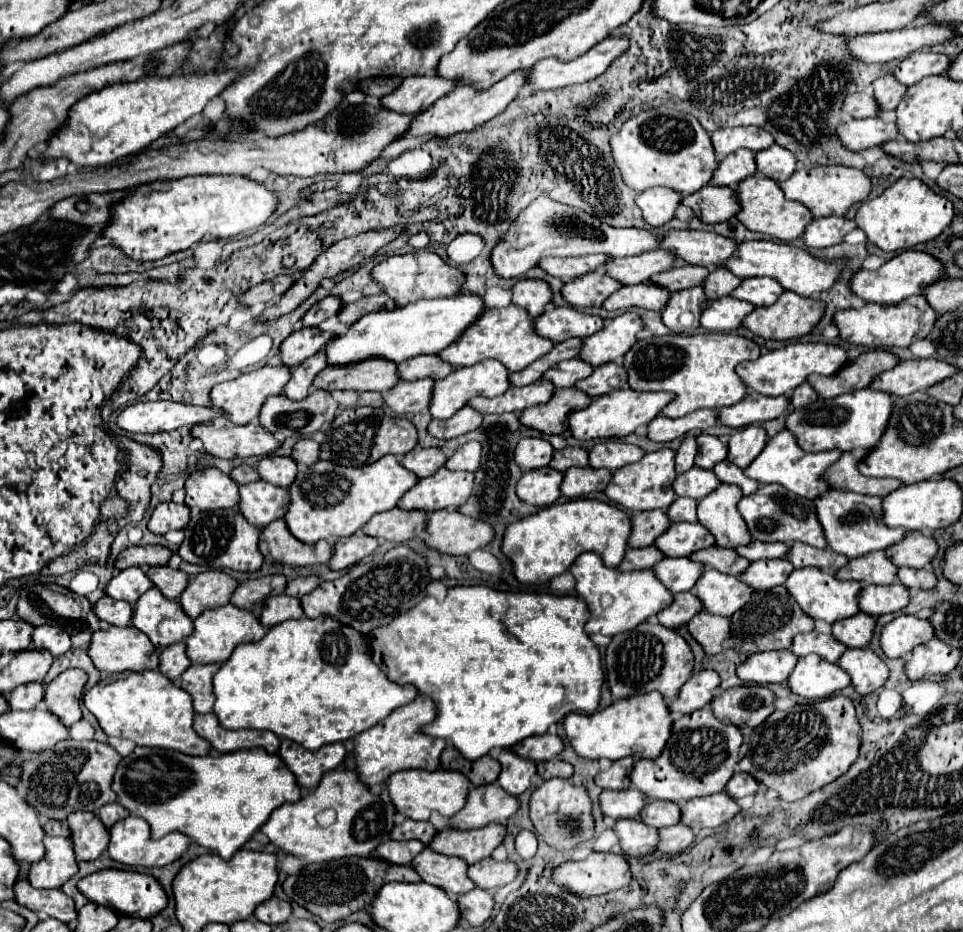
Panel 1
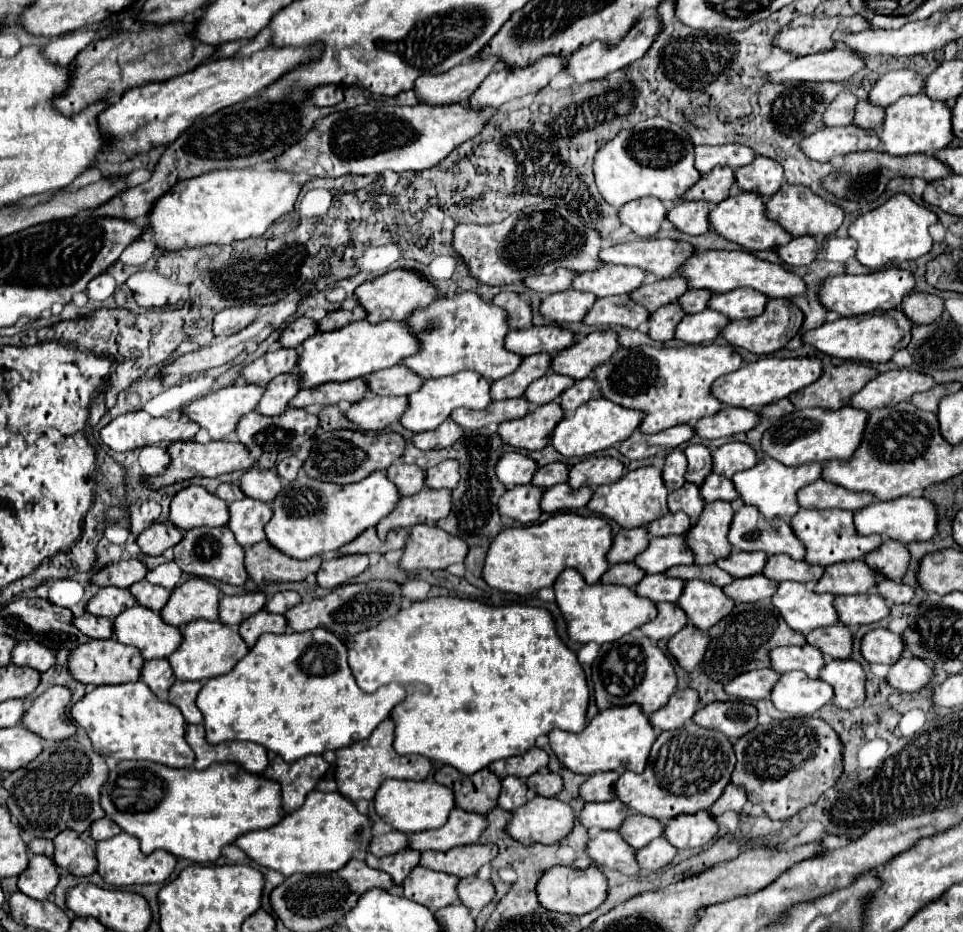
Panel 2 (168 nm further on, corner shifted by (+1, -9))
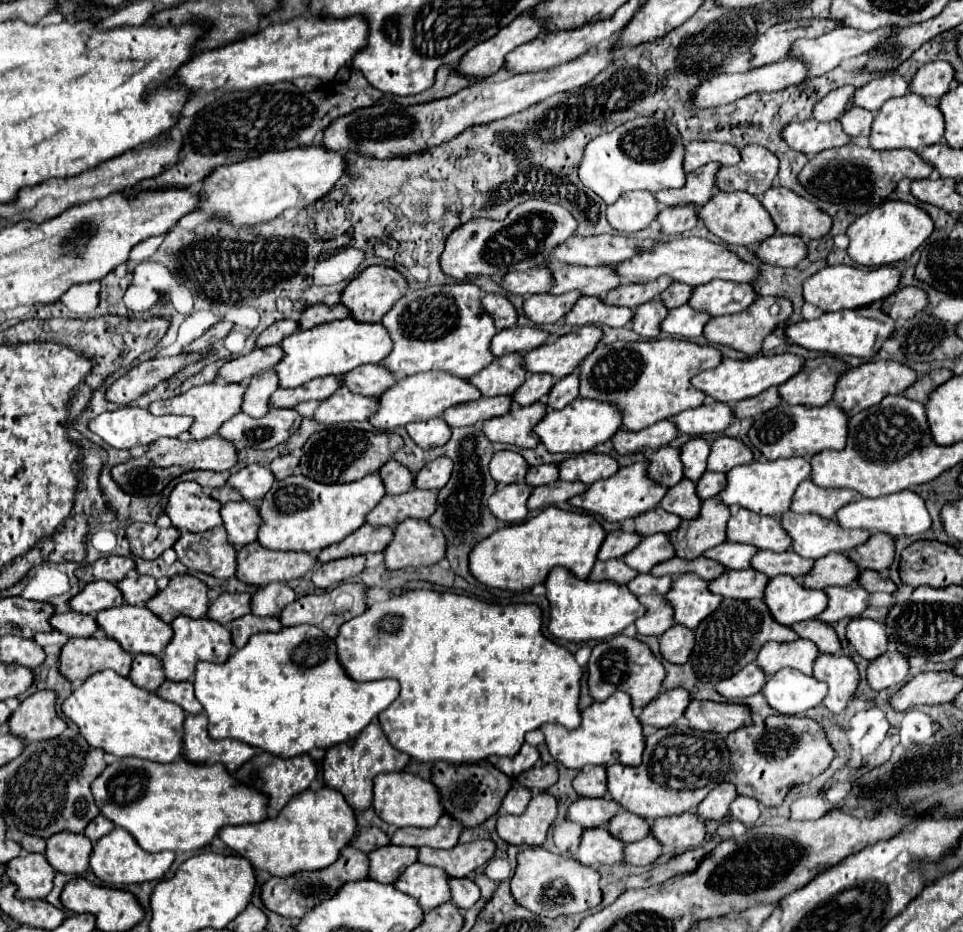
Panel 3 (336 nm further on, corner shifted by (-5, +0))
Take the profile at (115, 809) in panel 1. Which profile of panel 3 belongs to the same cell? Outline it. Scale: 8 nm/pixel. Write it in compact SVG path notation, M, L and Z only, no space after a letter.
M99 814L97 818L93 818L93 820L87 824L87 828L85 828L83 834L85 834L91 842L97 842L97 840L103 838L105 834L109 834L113 828L115 828L115 826L111 826L111 822L107 822L107 818L103 818L103 816Z

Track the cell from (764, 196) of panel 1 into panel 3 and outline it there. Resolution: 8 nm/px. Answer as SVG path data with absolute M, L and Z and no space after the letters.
M715 192L715 198L711 198L707 204L703 204L697 212L697 216L705 222L707 230L721 238L727 244L735 246L757 246L759 242L767 240L771 234L775 234L775 224L771 222L771 216L767 210L763 210L761 202L751 194L723 194Z

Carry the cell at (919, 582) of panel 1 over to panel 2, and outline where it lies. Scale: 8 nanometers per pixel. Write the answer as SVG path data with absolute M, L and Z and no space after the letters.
M881 579L877 581L877 589L889 603L909 603L915 597L915 589L893 579Z

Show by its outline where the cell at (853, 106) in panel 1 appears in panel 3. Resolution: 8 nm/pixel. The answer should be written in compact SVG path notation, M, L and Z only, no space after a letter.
M841 86L833 92L829 92L823 100L819 100L813 108L813 118L817 122L831 122L845 114L845 110L851 106L855 88L853 86Z

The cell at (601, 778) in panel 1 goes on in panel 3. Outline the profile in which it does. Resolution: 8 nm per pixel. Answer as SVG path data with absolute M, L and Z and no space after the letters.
M593 766L589 772L579 772L573 780L573 788L579 796L599 798L607 792L607 776L603 766Z

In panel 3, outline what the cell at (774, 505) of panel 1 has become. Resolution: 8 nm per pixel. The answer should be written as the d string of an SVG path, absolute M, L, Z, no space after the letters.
M749 510L731 514L727 522L727 542L743 542L771 552L787 552L791 548L791 540L783 534L777 518L763 518Z

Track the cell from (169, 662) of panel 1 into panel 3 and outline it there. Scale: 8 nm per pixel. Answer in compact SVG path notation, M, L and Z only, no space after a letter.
M147 654L133 656L129 680L147 692L155 692L159 688L159 682L165 682L161 660L157 656Z

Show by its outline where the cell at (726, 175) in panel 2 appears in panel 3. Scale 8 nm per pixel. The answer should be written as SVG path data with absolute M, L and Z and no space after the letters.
M707 164L701 166L695 172L687 174L687 182L679 190L659 190L655 194L655 200L661 206L703 206L715 192L715 170L719 164Z

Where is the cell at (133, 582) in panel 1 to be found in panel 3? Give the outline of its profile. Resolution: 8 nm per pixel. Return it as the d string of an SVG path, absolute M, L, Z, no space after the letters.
M91 582L69 600L69 608L79 614L97 614L99 610L123 604L123 596L111 582Z

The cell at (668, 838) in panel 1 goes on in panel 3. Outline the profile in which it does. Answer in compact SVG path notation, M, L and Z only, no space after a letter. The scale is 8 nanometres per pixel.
M647 836L647 838L639 840L639 842L625 844L623 862L633 864L633 866L649 866L661 856L661 850L663 848L659 846L659 842L655 842L651 836Z

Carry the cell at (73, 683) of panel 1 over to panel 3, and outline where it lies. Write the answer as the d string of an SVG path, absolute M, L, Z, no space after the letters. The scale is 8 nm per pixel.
M43 690L25 698L9 718L9 732L23 742L57 738L67 724L55 712L55 692Z

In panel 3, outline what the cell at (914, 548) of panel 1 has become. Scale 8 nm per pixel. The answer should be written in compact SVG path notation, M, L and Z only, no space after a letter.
M871 534L869 540L849 552L845 552L861 570L885 572L895 556L895 542L887 534Z

